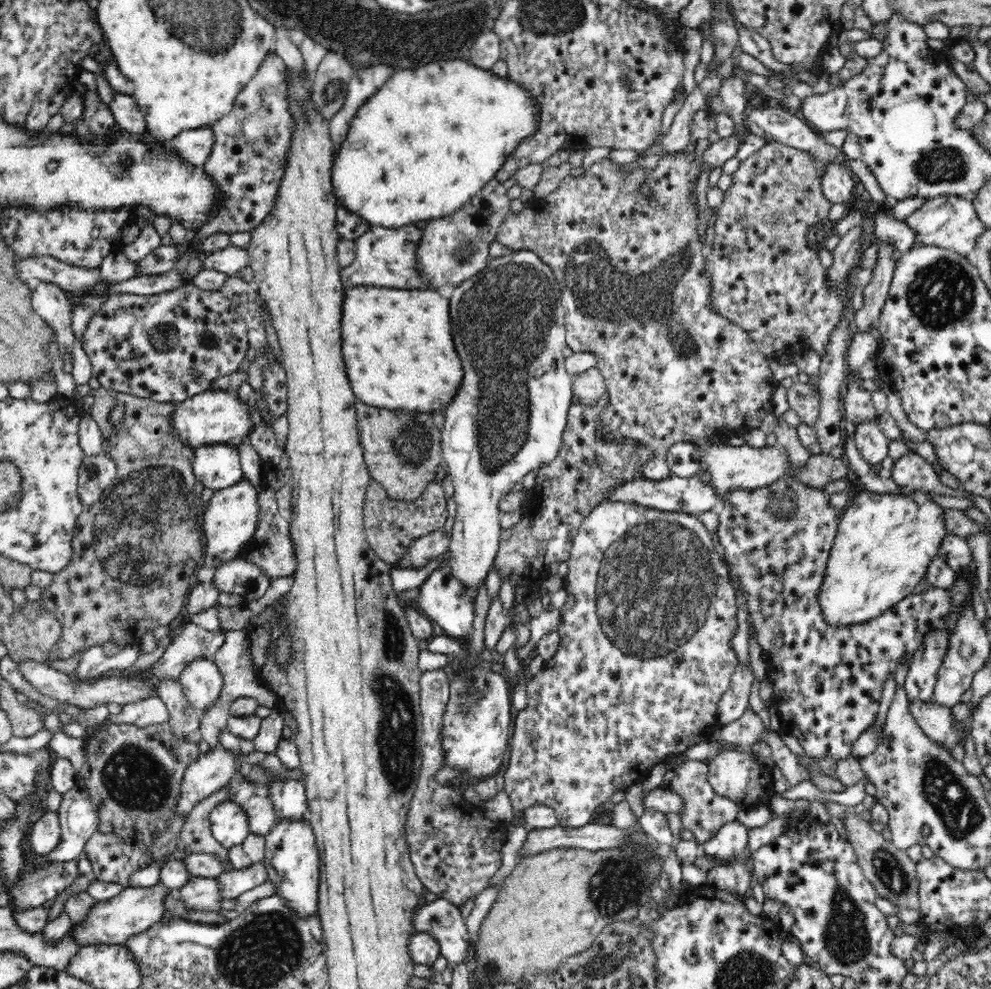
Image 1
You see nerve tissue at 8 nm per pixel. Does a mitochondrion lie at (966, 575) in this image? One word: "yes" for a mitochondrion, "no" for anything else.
no

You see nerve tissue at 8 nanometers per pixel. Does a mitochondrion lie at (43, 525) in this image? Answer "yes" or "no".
no

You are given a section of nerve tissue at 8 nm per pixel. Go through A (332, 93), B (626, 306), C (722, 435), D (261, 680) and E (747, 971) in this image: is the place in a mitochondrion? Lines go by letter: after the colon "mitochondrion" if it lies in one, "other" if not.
A: mitochondrion
B: mitochondrion
C: other
D: other
E: mitochondrion

